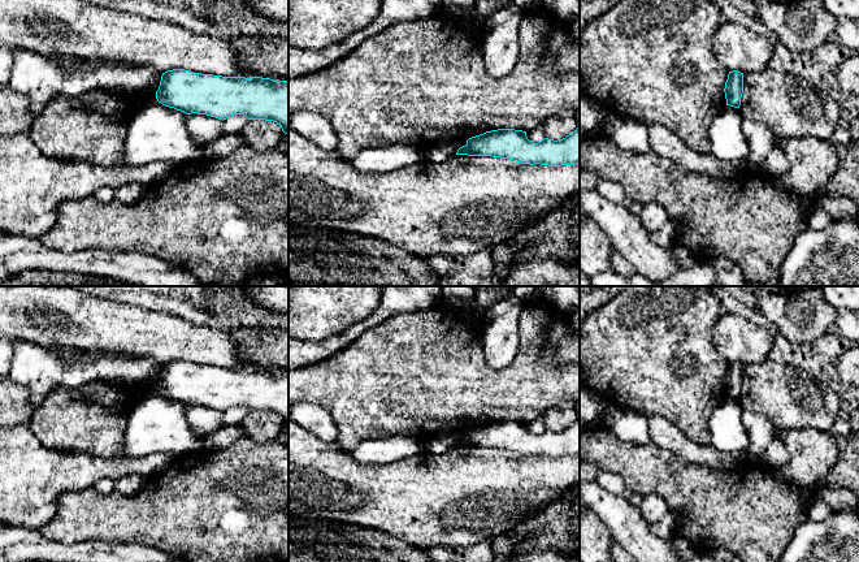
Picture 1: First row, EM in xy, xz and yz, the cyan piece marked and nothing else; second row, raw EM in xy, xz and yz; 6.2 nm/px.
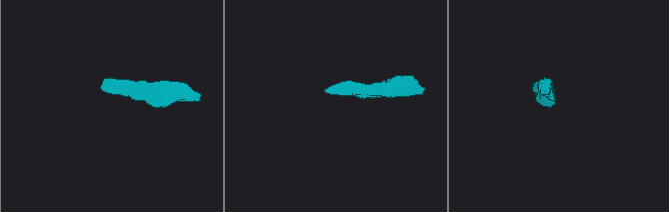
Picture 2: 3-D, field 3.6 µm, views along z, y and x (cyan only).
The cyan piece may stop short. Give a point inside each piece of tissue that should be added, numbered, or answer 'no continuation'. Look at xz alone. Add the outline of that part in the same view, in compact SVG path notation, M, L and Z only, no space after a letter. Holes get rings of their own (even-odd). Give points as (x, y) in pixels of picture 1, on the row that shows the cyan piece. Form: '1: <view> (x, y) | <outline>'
no continuation

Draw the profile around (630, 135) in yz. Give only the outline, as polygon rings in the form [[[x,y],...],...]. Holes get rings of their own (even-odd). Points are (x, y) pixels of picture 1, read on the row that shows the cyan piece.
[[[603,111],[608,122],[599,122],[599,133],[624,152],[645,155],[651,151],[648,126],[632,118]]]

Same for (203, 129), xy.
[[[186,114],[186,127],[192,142],[204,146],[222,137],[224,121],[207,114]]]

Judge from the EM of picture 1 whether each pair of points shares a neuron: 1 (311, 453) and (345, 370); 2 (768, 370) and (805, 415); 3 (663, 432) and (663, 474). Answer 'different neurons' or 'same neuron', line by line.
1: different neurons
2: same neuron
3: different neurons

